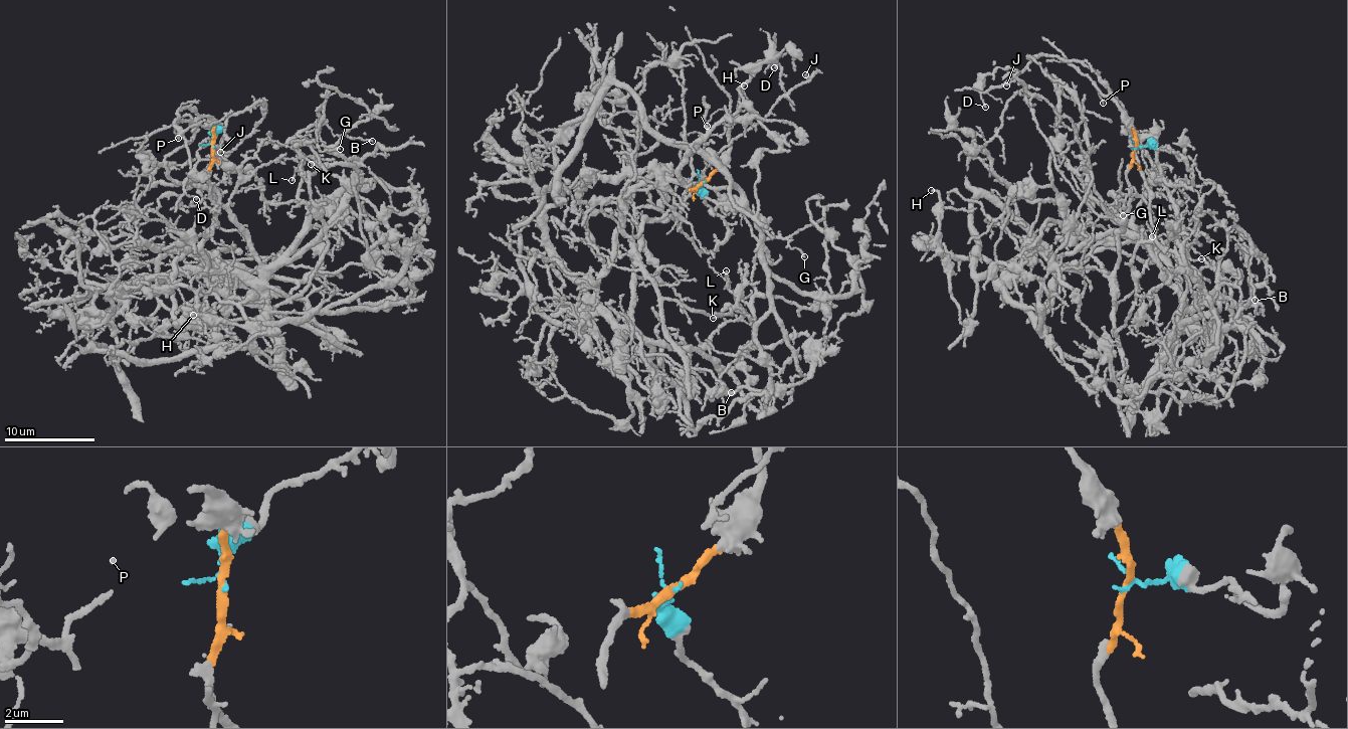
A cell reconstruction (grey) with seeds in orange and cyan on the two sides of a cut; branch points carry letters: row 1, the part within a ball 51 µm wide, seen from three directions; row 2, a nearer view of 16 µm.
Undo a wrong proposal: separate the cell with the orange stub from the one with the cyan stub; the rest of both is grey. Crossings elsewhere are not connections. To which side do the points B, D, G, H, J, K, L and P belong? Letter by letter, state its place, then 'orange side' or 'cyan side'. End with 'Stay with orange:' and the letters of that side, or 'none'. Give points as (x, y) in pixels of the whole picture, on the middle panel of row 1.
B: place (731, 392); cyan side
D: place (774, 67); orange side
G: place (804, 256); cyan side
H: place (744, 85); cyan side
J: place (805, 74); orange side
K: place (713, 318); orange side
L: place (726, 270); orange side
P: place (707, 126); orange side
Stay with orange: D, J, K, L, P

